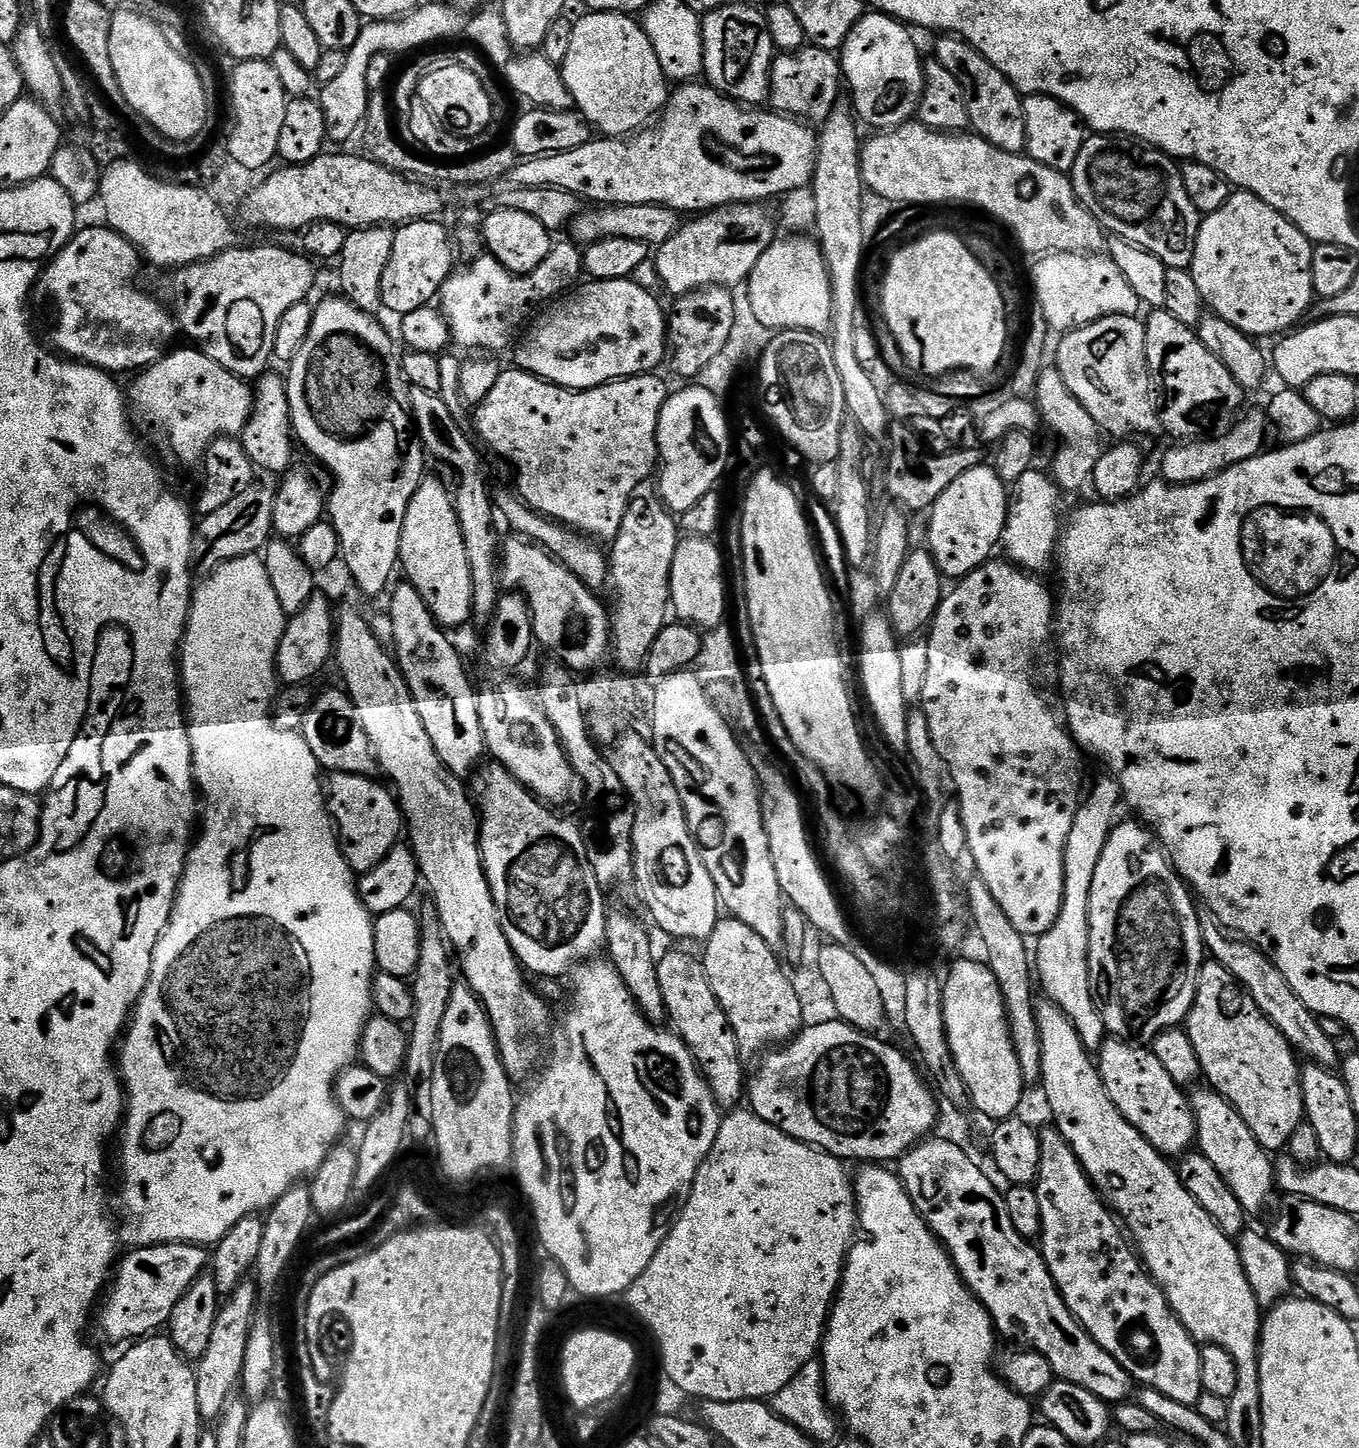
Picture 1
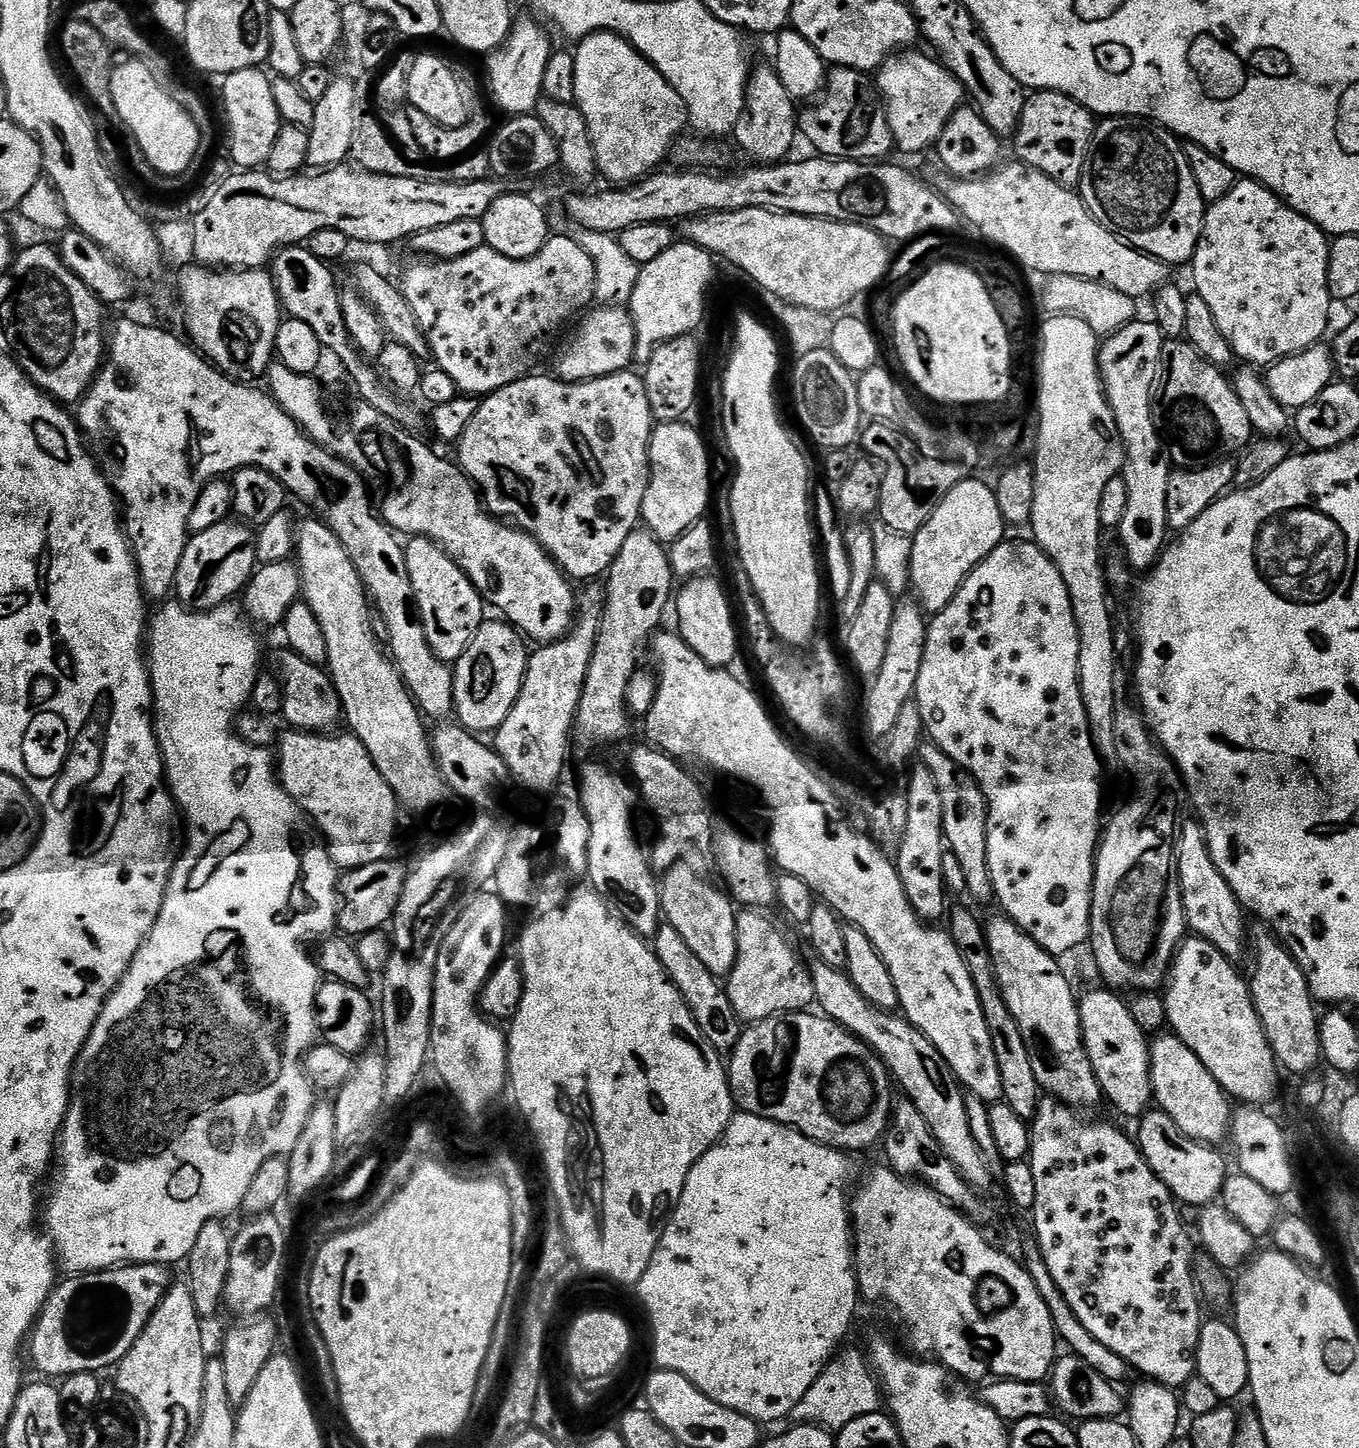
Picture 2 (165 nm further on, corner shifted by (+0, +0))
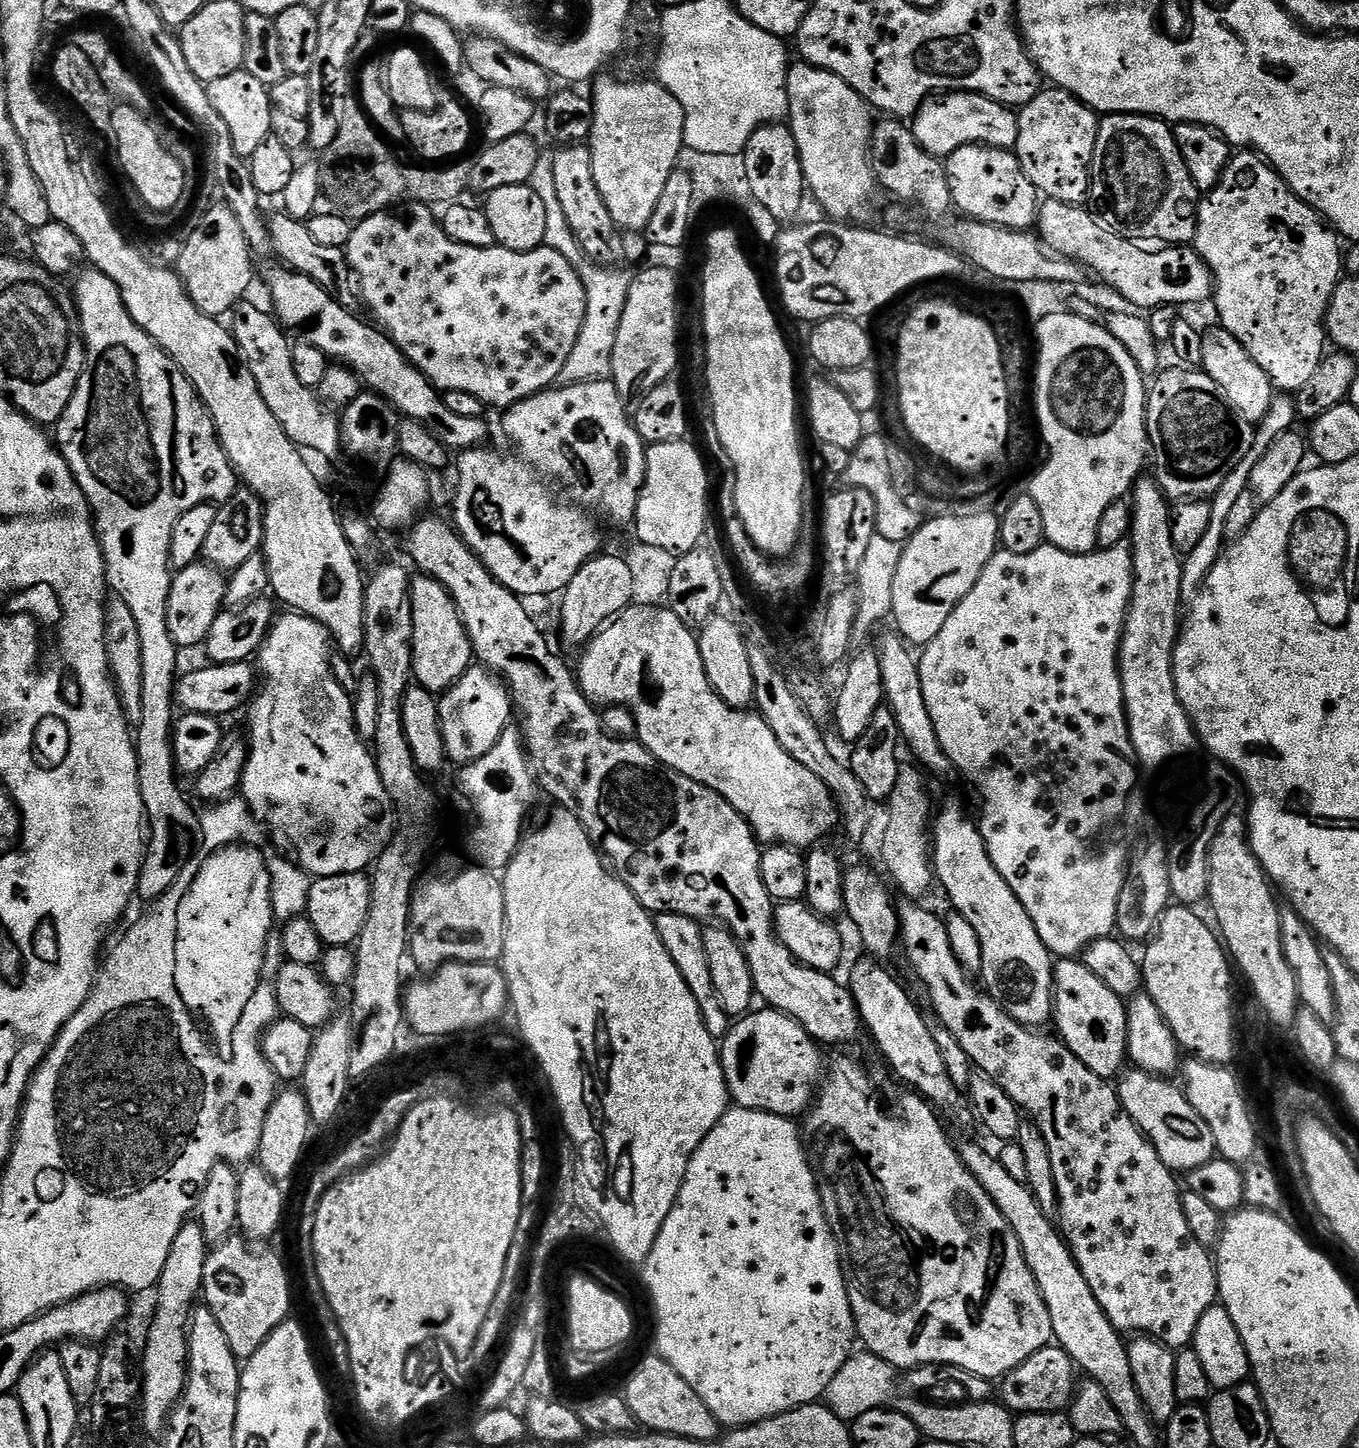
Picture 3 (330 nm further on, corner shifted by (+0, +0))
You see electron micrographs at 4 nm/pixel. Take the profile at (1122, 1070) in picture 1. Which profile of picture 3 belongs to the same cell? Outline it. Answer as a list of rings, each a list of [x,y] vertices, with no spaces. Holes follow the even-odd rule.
[[[1064,958],[1053,967],[1052,1010],[1059,1039],[1091,1072],[1107,1081],[1121,1075],[1123,1064],[1128,1060],[1128,1010],[1125,1001],[1114,994],[1102,978],[1090,974],[1079,959]]]

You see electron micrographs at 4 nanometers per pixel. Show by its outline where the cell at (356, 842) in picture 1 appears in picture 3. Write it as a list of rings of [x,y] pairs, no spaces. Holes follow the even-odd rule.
[[[287,615],[273,623],[258,653],[262,687],[247,709],[246,735],[250,747],[244,767],[242,799],[248,811],[262,822],[271,843],[291,857],[309,877],[364,872],[394,835],[393,821],[392,824],[388,821],[390,805],[386,786],[382,786],[375,755],[356,732],[353,697],[332,673],[334,648],[328,631],[308,616]]]

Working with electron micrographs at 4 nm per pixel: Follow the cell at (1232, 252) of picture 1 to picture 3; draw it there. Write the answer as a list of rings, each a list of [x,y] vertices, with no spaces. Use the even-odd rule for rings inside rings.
[[[1251,150],[1237,151],[1215,190],[1207,193],[1201,199],[1200,209],[1196,215],[1194,247],[1197,254],[1204,259],[1204,264],[1212,271],[1214,305],[1216,304],[1216,312],[1220,315],[1219,327],[1234,334],[1234,338],[1238,338],[1238,342],[1242,342],[1242,346],[1246,346],[1250,358],[1254,358],[1254,362],[1258,362],[1258,366],[1262,366],[1262,370],[1266,370],[1266,374],[1272,380],[1273,389],[1280,391],[1281,388],[1284,391],[1281,393],[1295,394],[1299,392],[1310,382],[1310,378],[1314,378],[1314,370],[1318,370],[1318,366],[1325,358],[1324,344],[1326,345],[1328,307],[1331,306],[1332,296],[1342,279],[1342,248],[1340,252],[1340,244],[1342,245],[1341,237],[1329,227],[1324,217],[1315,212],[1309,204],[1299,200],[1290,190],[1290,186],[1286,186],[1284,179],[1272,169],[1272,165],[1263,156]]]

